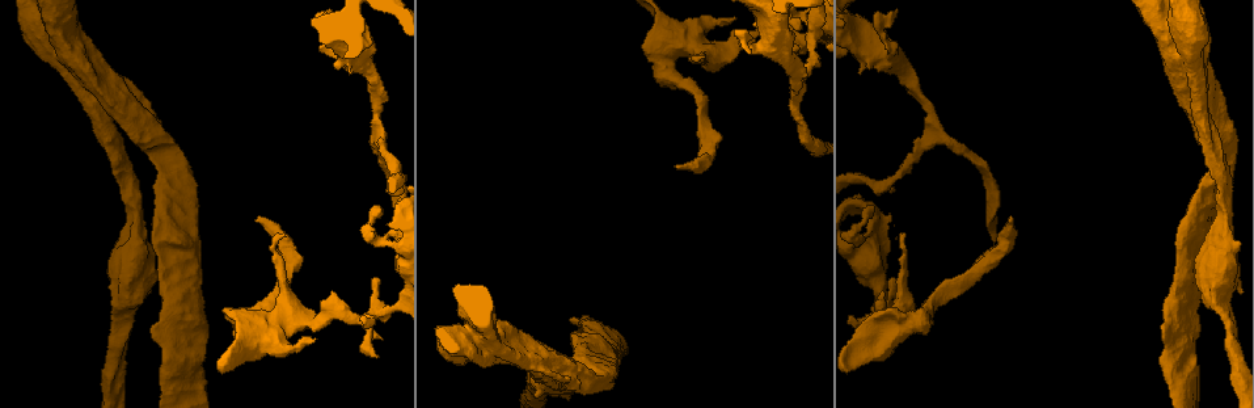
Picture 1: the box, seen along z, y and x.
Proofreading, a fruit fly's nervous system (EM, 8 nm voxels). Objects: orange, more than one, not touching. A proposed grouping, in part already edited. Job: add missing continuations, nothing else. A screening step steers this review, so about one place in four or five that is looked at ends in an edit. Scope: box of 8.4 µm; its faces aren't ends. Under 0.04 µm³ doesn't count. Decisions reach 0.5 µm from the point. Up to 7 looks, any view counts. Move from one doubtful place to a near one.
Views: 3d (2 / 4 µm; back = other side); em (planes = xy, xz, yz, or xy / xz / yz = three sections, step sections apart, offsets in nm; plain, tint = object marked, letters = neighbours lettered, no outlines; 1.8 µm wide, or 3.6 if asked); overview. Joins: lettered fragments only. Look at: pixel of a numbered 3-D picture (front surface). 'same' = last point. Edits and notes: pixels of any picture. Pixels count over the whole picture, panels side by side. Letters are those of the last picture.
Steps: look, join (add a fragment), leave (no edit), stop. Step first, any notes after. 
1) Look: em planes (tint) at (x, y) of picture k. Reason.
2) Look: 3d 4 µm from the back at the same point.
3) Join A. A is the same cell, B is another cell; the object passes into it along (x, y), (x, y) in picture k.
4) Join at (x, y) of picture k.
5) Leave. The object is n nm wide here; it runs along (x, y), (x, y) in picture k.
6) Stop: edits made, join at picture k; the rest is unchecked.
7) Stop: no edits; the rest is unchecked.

Look: em planes (tint) at (797, 29) of picture 1. Thin end.

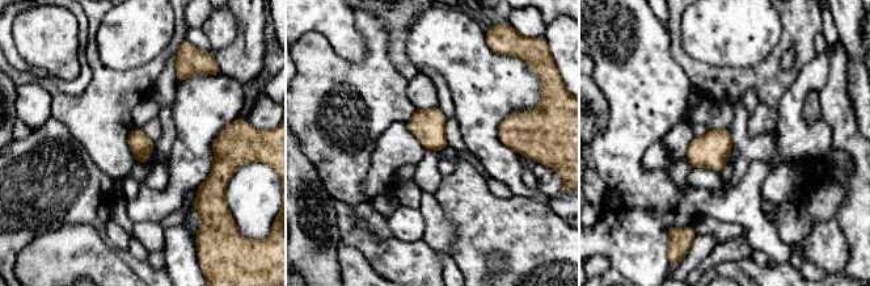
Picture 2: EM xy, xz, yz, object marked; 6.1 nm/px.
Look: em planes (letters) at the same point.

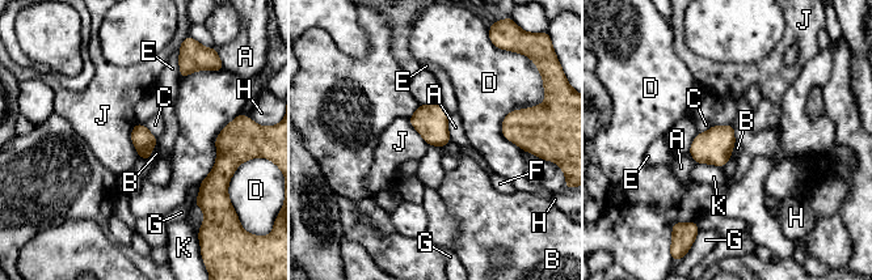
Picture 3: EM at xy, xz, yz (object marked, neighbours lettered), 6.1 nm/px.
Leave. A, B, C, D, E, F, G, H, J and K are other cells; a border runs along (156, 145), (150, 155), (151, 158) in picture 3; none of them fits.

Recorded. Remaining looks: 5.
Look: 3d 2 µm at (326, 318) of picture 1. Sharp bend.

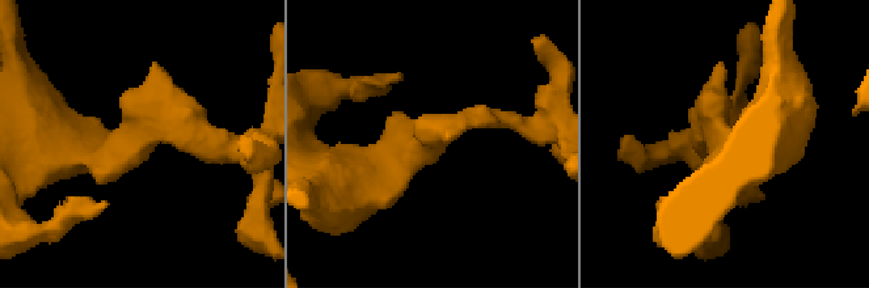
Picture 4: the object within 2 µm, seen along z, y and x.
Look: em planes (plain) at (136, 141) of picture 4. The arms are 170, 380 nm wide.

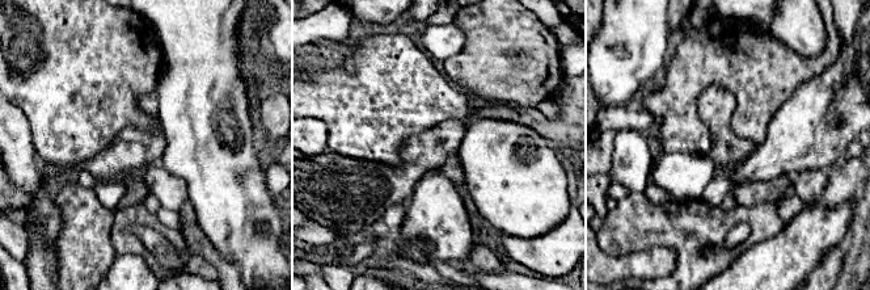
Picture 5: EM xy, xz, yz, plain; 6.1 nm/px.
Look: em planes (letters) at the same point.

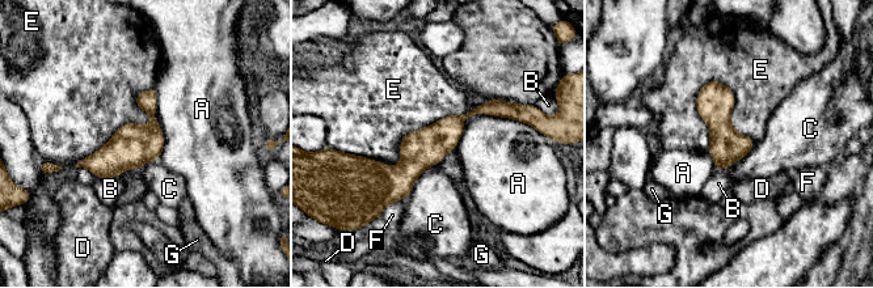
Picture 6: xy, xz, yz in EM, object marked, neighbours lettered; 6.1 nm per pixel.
Leave. A, B, C, D, E, F and G are other cells; none of them fits.

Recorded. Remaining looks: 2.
Look: em yz step 4 (letters) at (530, 351) of picture 1. Three-way junction.

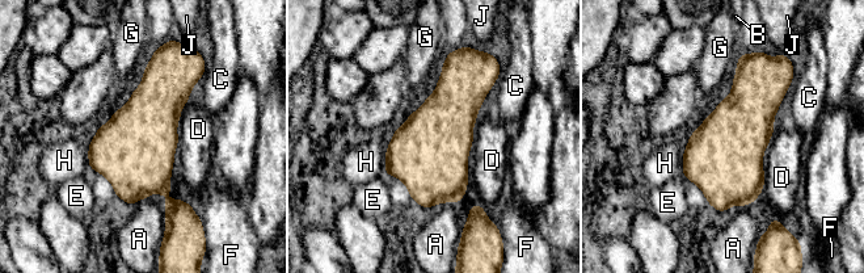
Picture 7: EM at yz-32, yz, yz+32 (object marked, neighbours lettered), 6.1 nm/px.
Look: em planes (letters) at the same point.

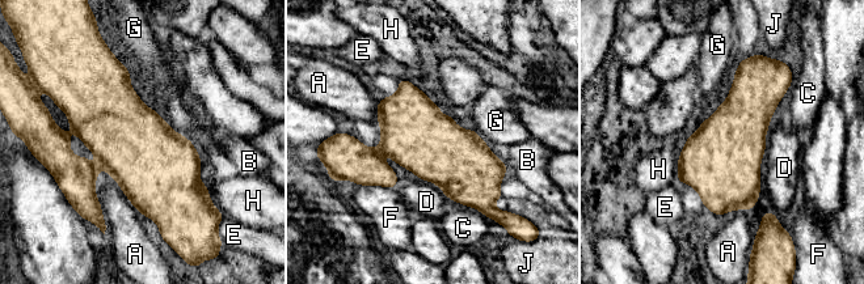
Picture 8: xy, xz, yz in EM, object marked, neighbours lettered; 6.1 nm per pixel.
Leave. The object is 420 nm wide here; A, B, C, D, E, F, G, H and J are other cells; a border runs along (475, 131), (485, 143) in picture 8; none of them fits.

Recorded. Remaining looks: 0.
Stop: no edits; the rest is unchecked.

